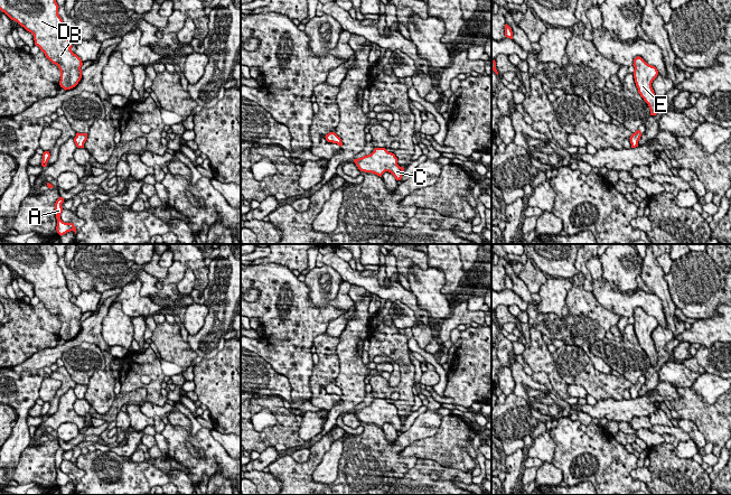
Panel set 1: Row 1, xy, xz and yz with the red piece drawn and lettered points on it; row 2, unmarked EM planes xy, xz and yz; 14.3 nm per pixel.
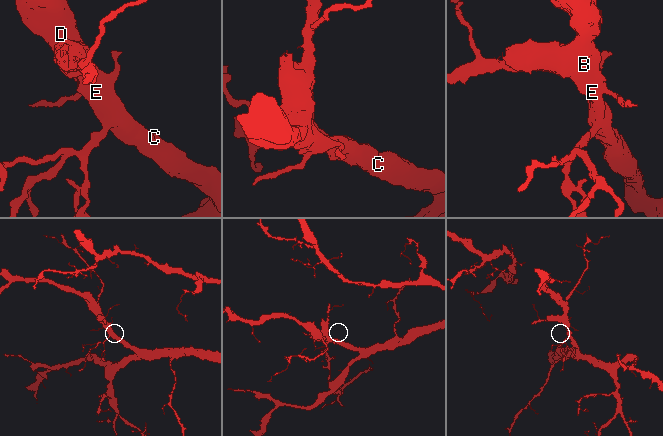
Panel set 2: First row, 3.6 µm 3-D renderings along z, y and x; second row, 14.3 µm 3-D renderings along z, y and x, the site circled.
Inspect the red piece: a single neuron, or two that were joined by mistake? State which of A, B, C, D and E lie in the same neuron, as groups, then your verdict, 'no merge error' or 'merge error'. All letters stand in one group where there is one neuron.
groups A / B C D E; merge error

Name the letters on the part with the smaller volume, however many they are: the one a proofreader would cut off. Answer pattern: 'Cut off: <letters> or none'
Cut off: A

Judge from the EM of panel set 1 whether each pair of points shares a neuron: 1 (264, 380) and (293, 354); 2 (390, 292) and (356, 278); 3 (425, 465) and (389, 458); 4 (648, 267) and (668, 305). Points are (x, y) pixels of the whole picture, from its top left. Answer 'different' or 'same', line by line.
1: different
2: same
3: different
4: same

